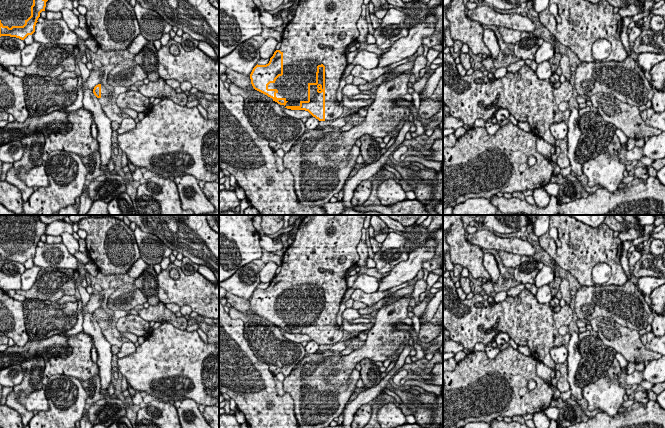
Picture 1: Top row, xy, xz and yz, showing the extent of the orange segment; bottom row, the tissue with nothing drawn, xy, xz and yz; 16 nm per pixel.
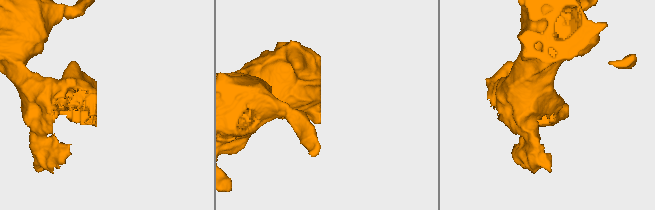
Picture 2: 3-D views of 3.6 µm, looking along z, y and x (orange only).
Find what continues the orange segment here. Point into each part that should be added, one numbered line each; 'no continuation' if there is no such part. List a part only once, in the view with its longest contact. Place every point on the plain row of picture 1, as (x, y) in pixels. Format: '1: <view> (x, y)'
1: xy (15, 230)
2: xz (325, 246)

